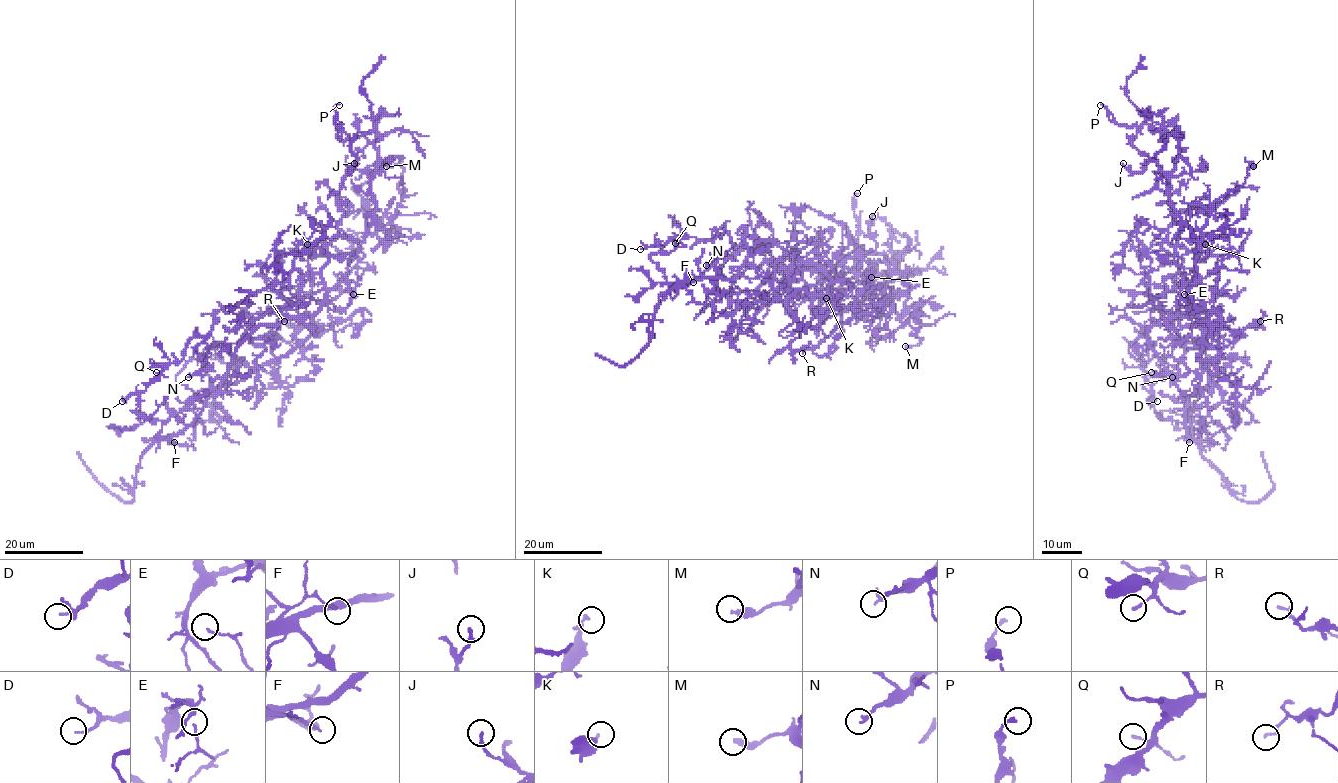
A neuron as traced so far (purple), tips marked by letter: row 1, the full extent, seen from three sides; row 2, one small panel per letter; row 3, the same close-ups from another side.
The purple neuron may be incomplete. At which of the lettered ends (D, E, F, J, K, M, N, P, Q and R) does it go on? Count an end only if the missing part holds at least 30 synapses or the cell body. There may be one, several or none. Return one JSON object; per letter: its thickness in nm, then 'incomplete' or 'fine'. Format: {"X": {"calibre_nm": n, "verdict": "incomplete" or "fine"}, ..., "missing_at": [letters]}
{"D": {"calibre_nm": 120, "verdict": "fine"}, "E": {"calibre_nm": 80, "verdict": "fine"}, "F": {"calibre_nm": 80, "verdict": "fine"}, "J": {"calibre_nm": 180, "verdict": "fine"}, "K": {"calibre_nm": 160, "verdict": "fine"}, "M": {"calibre_nm": 300, "verdict": "fine"}, "N": {"calibre_nm": 180, "verdict": "fine"}, "P": {"calibre_nm": 170, "verdict": "fine"}, "Q": {"calibre_nm": 150, "verdict": "fine"}, "R": {"calibre_nm": 170, "verdict": "fine"}, "missing_at": []}

